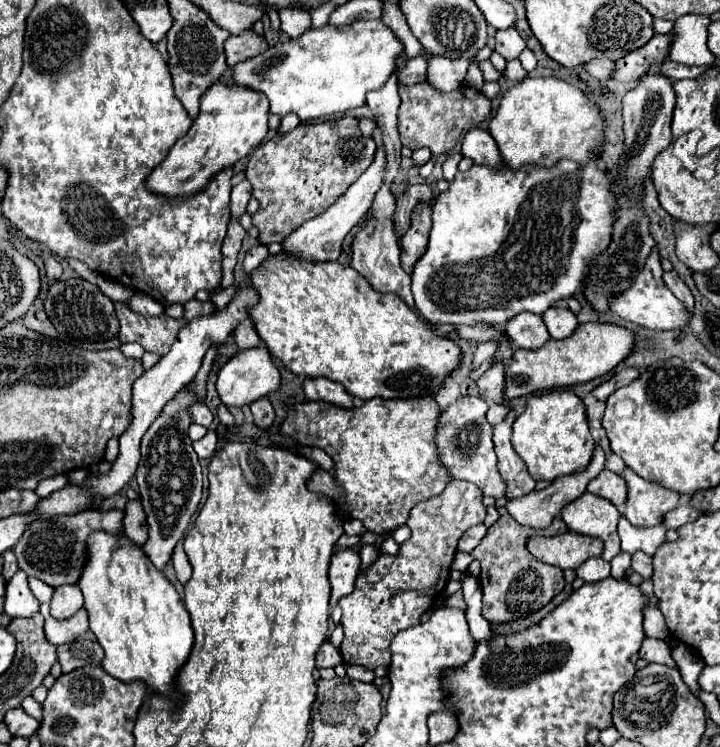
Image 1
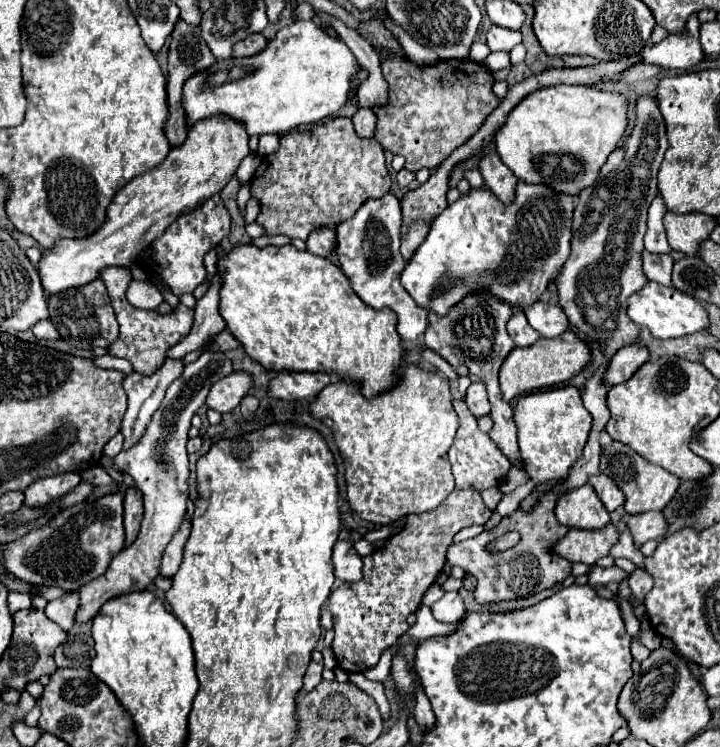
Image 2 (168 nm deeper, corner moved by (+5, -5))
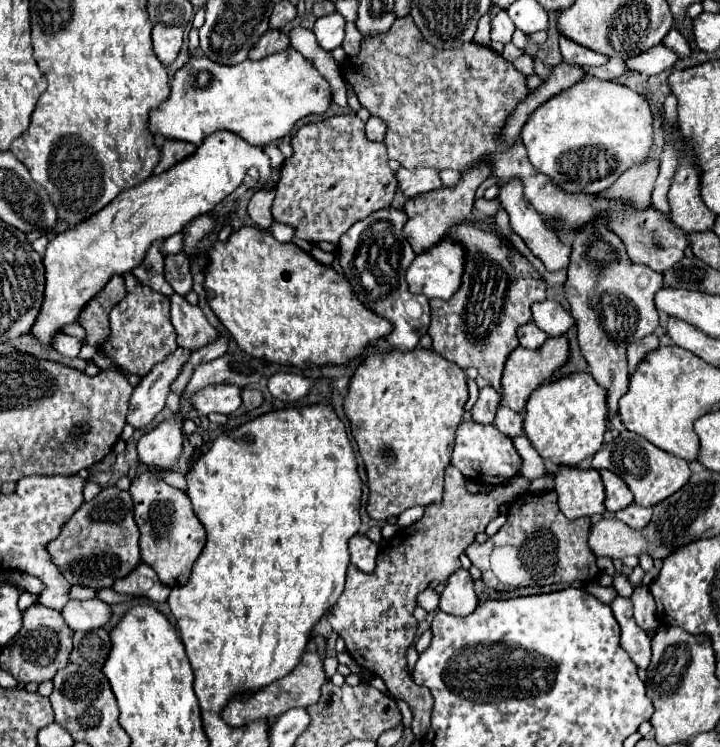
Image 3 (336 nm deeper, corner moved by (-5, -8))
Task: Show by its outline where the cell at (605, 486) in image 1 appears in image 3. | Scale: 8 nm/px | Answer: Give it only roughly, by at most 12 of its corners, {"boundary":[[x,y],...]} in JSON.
{"boundary":[[602,471],[606,509],[610,513],[634,503],[634,495],[618,475]]}

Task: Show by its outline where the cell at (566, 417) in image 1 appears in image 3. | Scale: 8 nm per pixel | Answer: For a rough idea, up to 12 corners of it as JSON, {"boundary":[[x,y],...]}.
{"boundary":[[588,373],[540,385],[524,433],[580,467],[602,447],[606,391]]}

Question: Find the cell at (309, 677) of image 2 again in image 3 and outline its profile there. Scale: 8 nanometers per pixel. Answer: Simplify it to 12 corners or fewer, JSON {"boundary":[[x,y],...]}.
{"boundary":[[308,645],[282,681],[236,697],[222,717],[240,727],[320,699],[322,657]]}

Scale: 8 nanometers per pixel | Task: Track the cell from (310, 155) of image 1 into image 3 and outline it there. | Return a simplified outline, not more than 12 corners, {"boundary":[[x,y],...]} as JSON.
{"boundary":[[354,113],[304,125],[272,215],[338,243],[392,203],[386,145]]}

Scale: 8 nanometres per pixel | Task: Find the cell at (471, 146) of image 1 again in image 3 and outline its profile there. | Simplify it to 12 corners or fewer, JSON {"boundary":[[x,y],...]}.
{"boundary":[[522,181],[500,185],[510,227],[548,271],[568,267],[570,247],[526,201]]}

